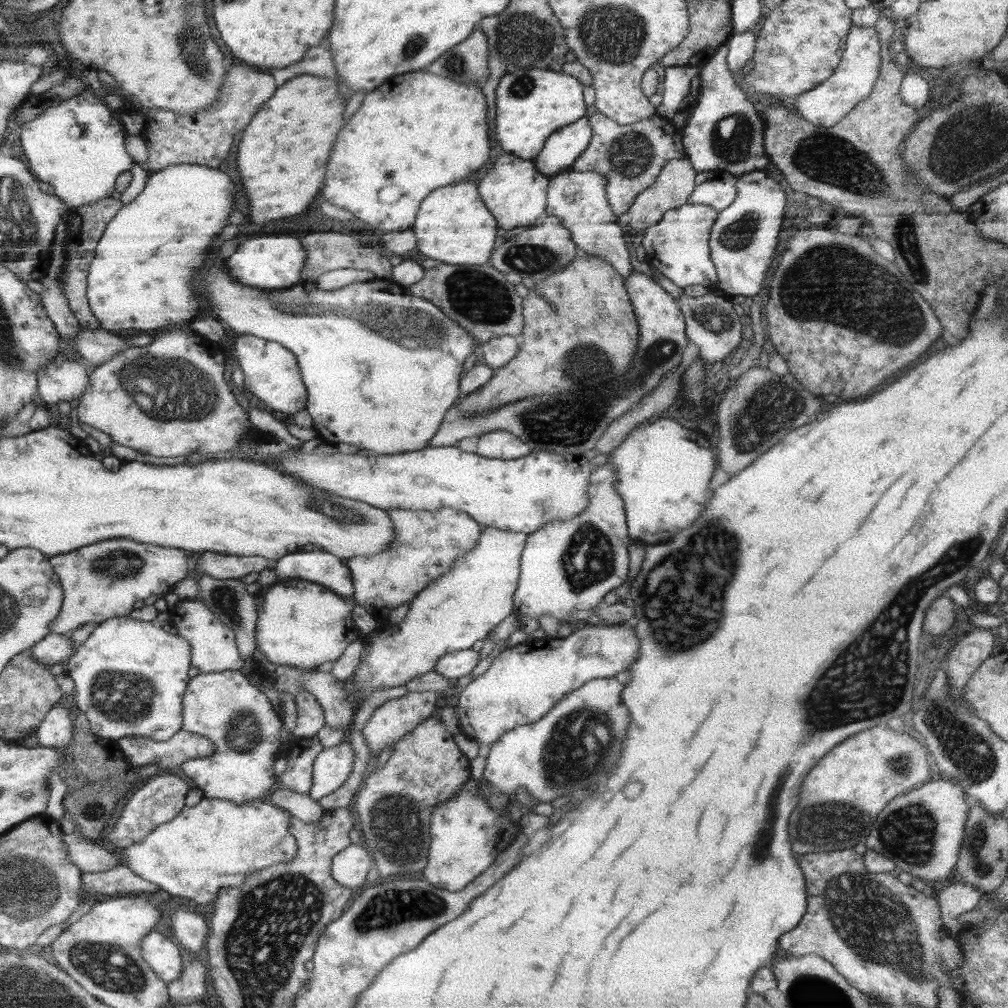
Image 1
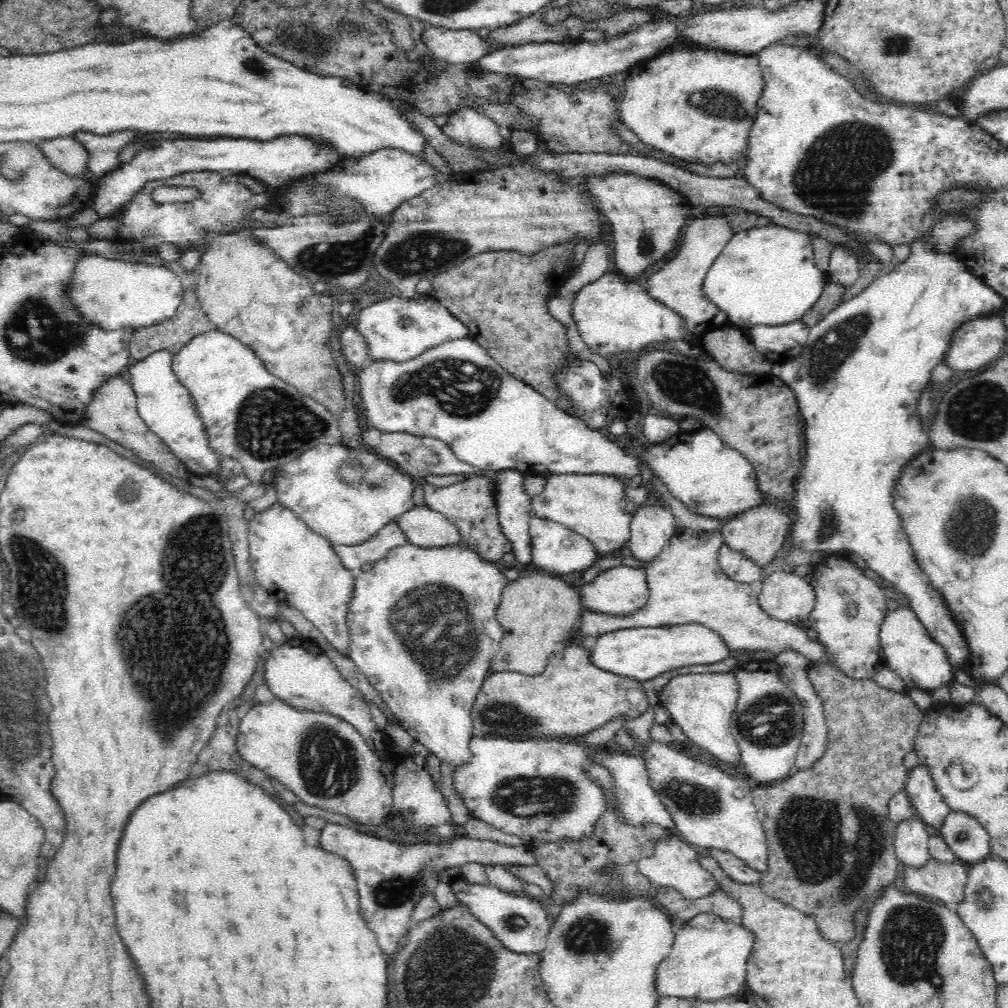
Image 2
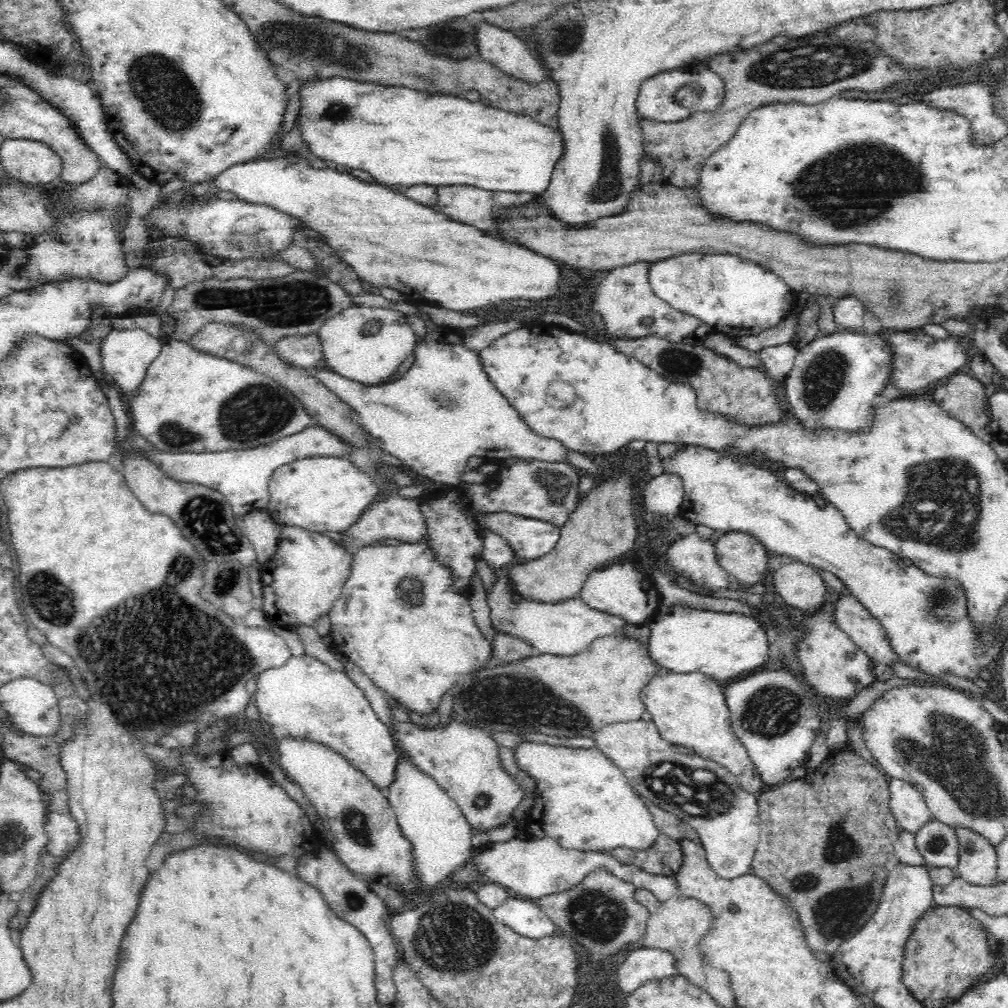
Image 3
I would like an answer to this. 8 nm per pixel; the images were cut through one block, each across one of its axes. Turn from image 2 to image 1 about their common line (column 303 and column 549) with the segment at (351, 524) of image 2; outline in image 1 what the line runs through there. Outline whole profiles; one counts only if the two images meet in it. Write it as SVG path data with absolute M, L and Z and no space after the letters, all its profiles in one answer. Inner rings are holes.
M444 446L444 447L426 447L422 450L414 450L414 452L402 452L393 455L382 456L358 456L358 454L343 454L338 451L334 454L314 454L304 452L290 452L276 458L274 464L271 466L274 470L278 470L281 474L286 476L292 476L294 480L298 480L300 484L304 486L312 486L312 488L318 488L318 490L324 490L324 492L330 492L330 494L336 494L336 496L342 496L342 498L350 498L350 500L360 500L360 502L366 502L374 508L380 508L380 510L388 509L408 509L408 510L427 510L435 511L442 507L452 507L456 510L460 510L472 517L478 524L481 522L487 527L496 527L498 529L504 529L512 532L523 532L528 536L532 532L536 532L536 529L542 527L544 523L554 520L568 520L578 515L578 513L584 511L584 507L588 505L588 492L586 492L586 485L588 485L588 479L590 479L590 473L594 471L592 468L591 460L588 458L568 458L560 454L550 454L550 452L534 452L518 458L518 460L502 460L496 458L486 458L486 456L480 456L476 453L462 451L457 446Z

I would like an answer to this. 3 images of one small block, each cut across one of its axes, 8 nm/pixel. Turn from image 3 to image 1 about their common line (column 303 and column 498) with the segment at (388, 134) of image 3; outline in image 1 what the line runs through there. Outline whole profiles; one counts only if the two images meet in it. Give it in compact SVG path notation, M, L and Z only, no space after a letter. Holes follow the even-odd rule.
M523 68L506 74L495 90L496 138L506 154L534 160L548 136L589 114L591 108L584 103L582 89L583 84L576 77L545 68Z

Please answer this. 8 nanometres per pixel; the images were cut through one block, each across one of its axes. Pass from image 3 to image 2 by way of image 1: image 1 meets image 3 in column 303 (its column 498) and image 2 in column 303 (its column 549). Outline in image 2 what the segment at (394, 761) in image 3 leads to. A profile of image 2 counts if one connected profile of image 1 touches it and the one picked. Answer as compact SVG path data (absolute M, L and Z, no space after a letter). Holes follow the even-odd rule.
M294 637L282 641L277 648L265 655L265 685L275 698L296 708L310 712L327 712L343 718L351 724L367 741L368 747L383 760L392 762L393 754L398 754L394 744L390 744L386 733L380 731L376 722L372 721L370 708L362 693L354 689L346 679L340 675L336 666L318 642L306 637Z

